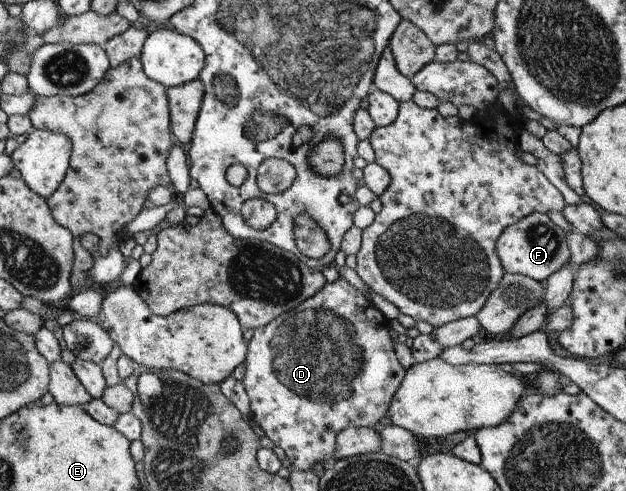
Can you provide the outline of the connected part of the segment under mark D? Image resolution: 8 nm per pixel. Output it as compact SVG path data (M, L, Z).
M338 277L338 279L332 281L332 283L325 282L322 289L318 289L315 295L312 295L309 299L298 304L295 309L283 312L262 328L254 329L254 335L252 335L252 338L247 343L247 355L243 362L246 371L244 371L244 378L241 380L241 384L250 401L249 416L251 420L258 425L262 432L264 432L264 436L267 437L274 446L282 449L286 456L286 466L290 466L292 469L296 469L296 471L309 472L314 472L315 463L320 463L326 467L333 461L332 453L335 447L335 438L341 430L350 428L351 426L374 428L385 423L390 401L405 375L405 369L399 365L395 357L393 344L388 335L388 323L389 321L378 309L373 307L370 300L366 300L360 291L356 291L346 279Z

